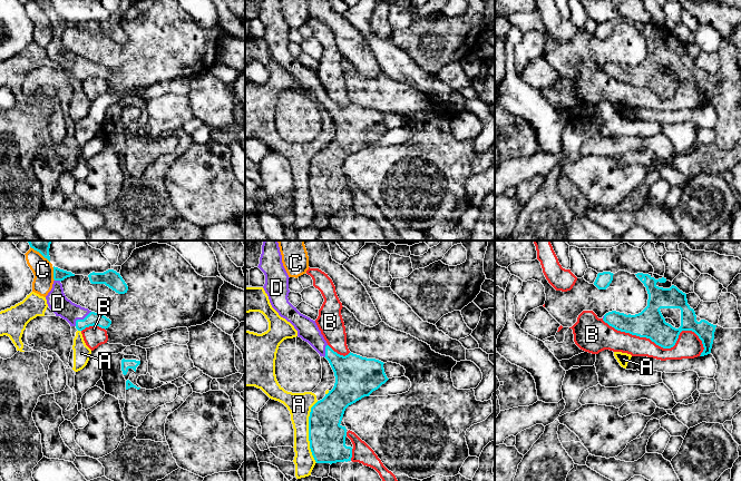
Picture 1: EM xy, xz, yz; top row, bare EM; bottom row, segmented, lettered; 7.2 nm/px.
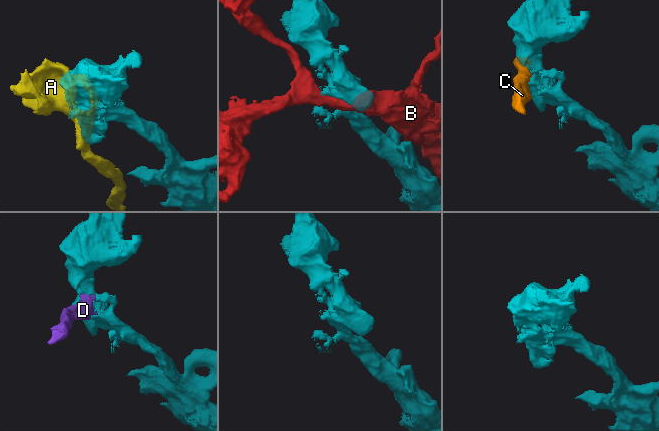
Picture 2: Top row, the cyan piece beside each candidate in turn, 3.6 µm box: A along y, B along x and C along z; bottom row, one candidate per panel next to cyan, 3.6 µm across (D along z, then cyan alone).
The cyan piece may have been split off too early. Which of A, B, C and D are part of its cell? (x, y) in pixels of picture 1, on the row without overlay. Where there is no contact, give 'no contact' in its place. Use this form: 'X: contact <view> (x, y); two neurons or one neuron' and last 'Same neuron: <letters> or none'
A: contact xz (309, 183); two neurons
B: contact yz (659, 96); two neurons
C: contact xy (54, 25); two neurons
D: contact xy (80, 70); one neuron
Same neuron: D

